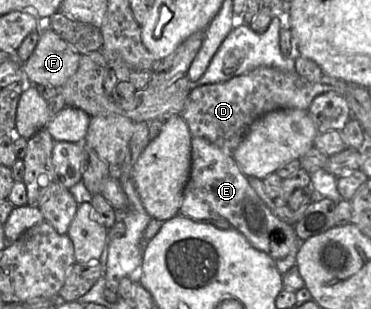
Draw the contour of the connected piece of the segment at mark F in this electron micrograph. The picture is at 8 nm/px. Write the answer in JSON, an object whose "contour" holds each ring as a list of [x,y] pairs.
{"contour":[[[41,27],[39,40],[34,51],[25,62],[21,62],[25,82],[28,84],[48,84],[60,88],[76,73],[80,58],[81,54],[75,51],[53,29]]]}

